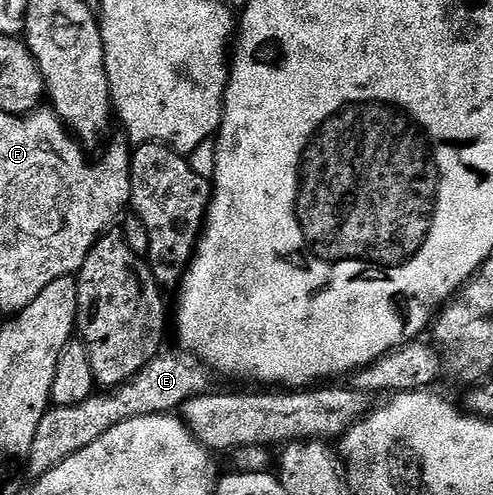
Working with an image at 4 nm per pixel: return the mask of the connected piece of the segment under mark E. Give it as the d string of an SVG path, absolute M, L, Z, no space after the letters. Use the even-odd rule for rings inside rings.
M176 352L158 353L151 359L151 363L147 363L147 367L143 367L143 371L136 373L131 381L118 386L112 392L98 392L75 407L50 407L43 419L39 419L39 431L31 443L27 462L30 478L36 479L47 475L47 471L55 471L59 463L71 459L71 455L83 451L83 447L91 447L91 443L107 435L107 431L111 431L111 427L119 423L127 423L131 419L147 415L172 414L180 410L191 398L202 397L210 392L209 366L204 361L197 360L191 353Z

